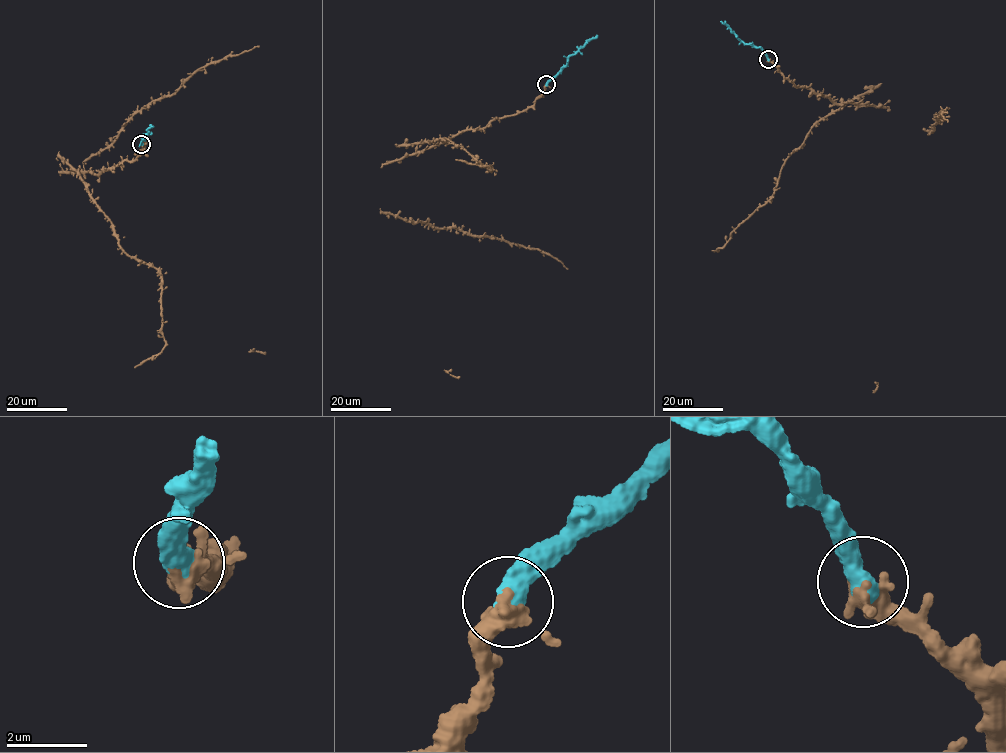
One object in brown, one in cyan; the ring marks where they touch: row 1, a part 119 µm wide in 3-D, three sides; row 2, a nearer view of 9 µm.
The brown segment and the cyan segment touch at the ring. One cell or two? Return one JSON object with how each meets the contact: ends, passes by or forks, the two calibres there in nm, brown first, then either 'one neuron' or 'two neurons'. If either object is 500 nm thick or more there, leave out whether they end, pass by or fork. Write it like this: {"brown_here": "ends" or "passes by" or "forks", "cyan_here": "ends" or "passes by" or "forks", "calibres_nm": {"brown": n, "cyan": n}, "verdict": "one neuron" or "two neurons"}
{"calibres_nm": {"brown": 320, "cyan": 550}, "verdict": "one neuron"}

